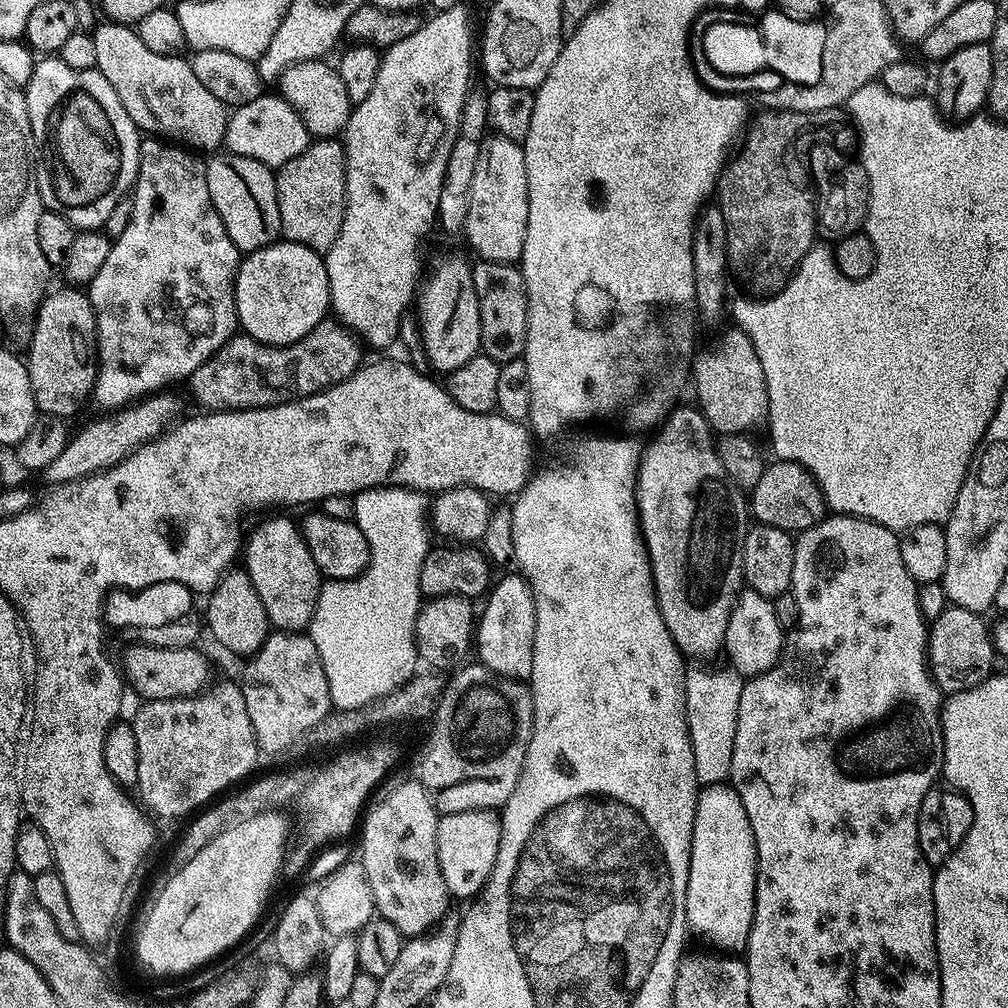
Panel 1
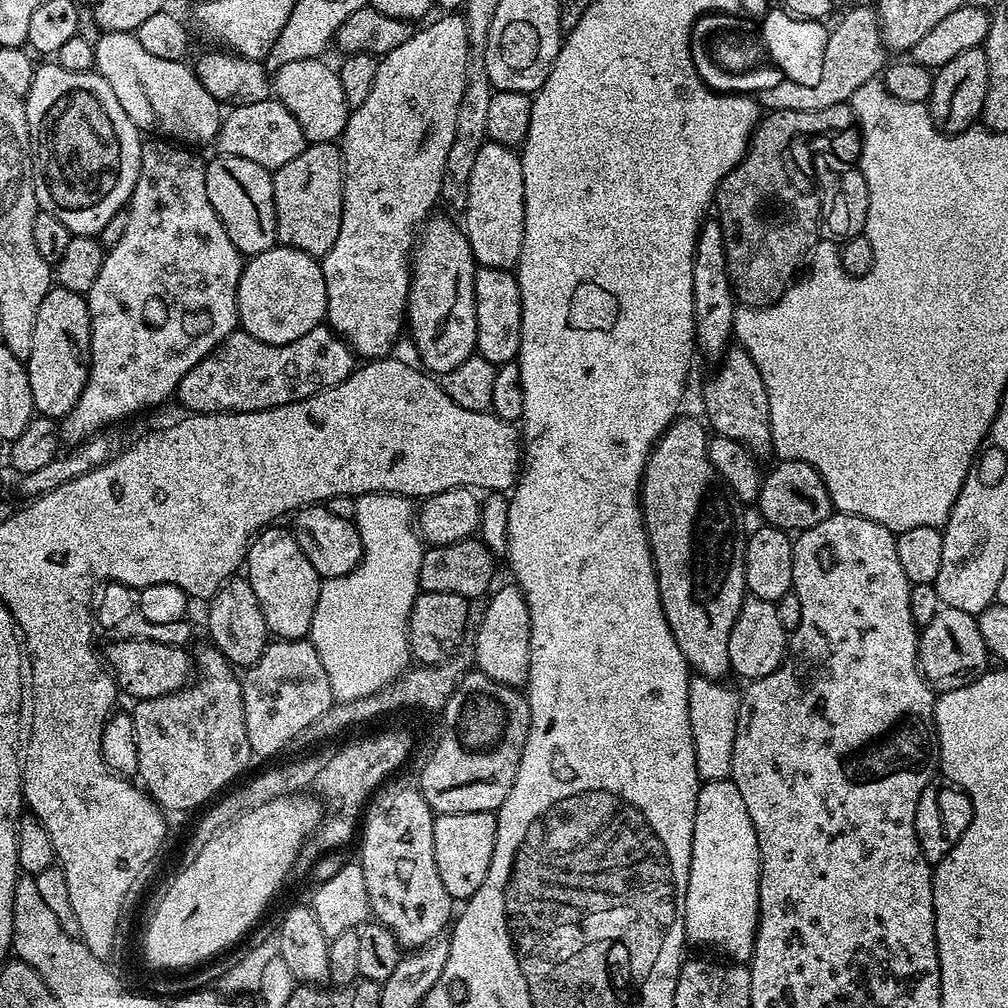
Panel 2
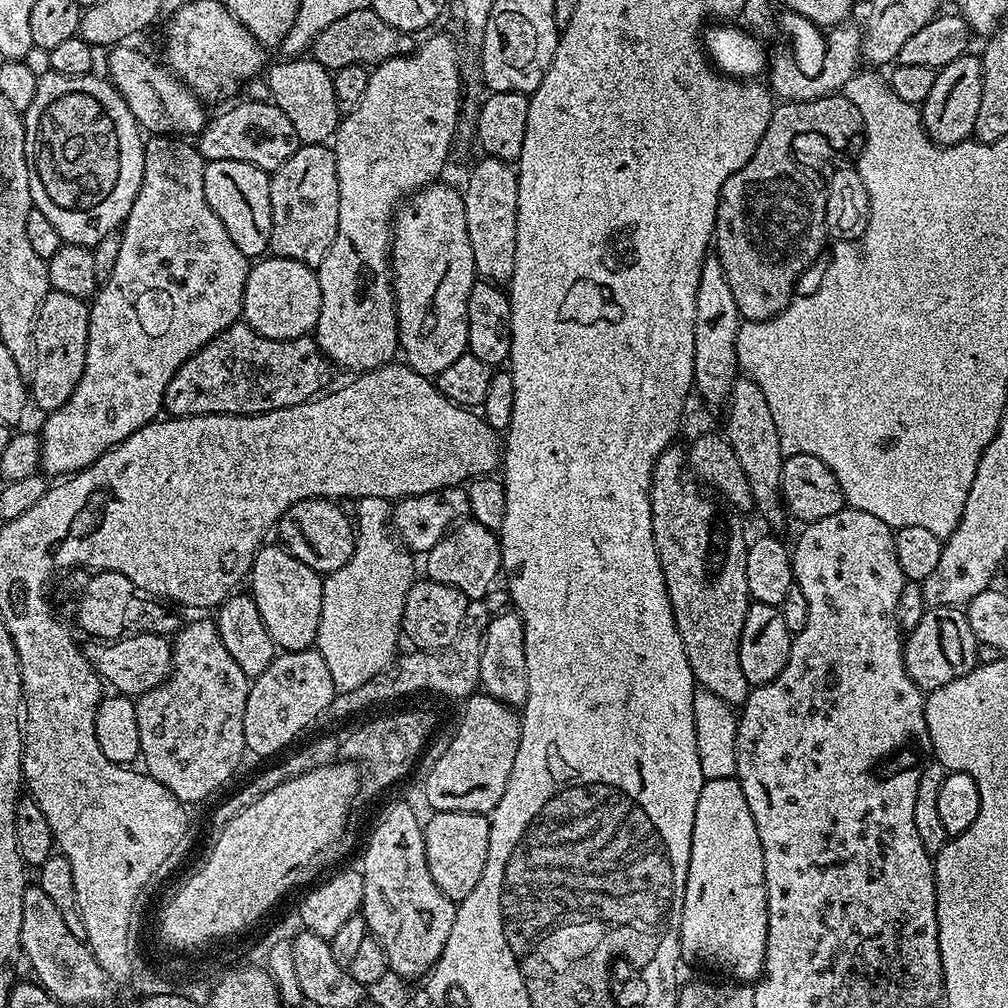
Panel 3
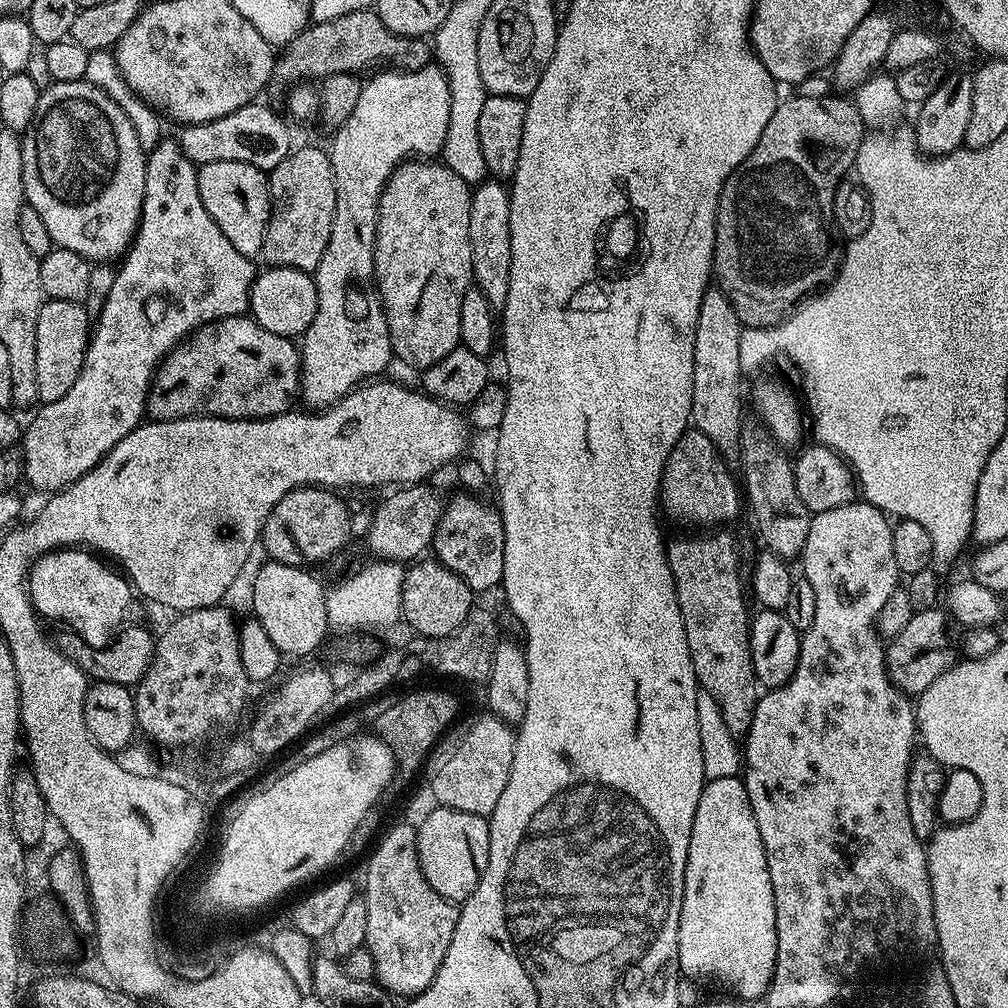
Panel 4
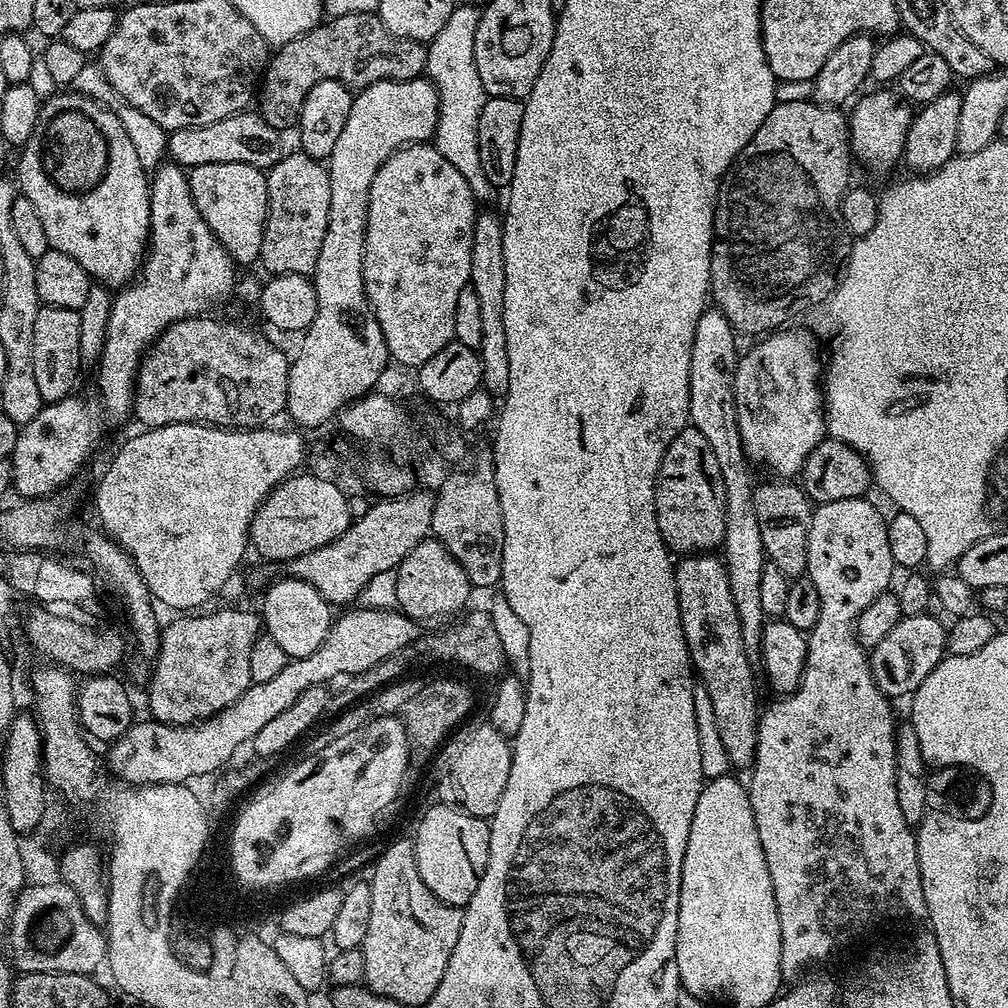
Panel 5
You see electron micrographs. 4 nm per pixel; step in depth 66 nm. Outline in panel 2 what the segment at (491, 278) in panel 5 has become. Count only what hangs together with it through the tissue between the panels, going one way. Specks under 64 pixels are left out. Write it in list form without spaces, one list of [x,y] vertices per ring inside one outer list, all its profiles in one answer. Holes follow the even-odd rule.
[[[486,142],[482,150],[478,150],[462,216],[464,234],[468,237],[477,265],[482,268],[515,269],[520,262],[524,237],[524,179],[522,162],[513,149],[504,144]]]

